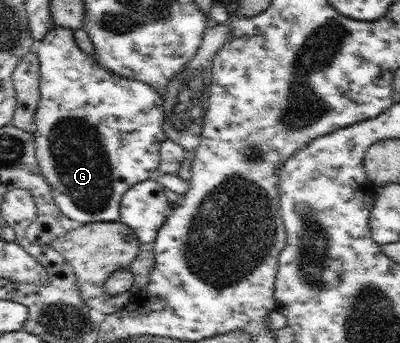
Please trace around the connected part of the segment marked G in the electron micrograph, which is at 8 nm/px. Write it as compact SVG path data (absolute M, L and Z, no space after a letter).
M55 25L35 47L40 62L41 75L40 101L37 105L34 122L36 129L33 132L36 136L35 156L37 157L42 175L52 190L56 205L66 217L69 217L72 221L81 222L83 225L87 225L88 222L117 221L120 218L120 202L122 196L128 191L128 188L154 177L154 174L158 170L161 146L163 141L167 139L162 127L164 121L164 99L146 82L129 80L105 69L96 61L93 54L85 53L79 48L77 43L75 43L75 39L73 39L73 33L74 30L70 28Z

